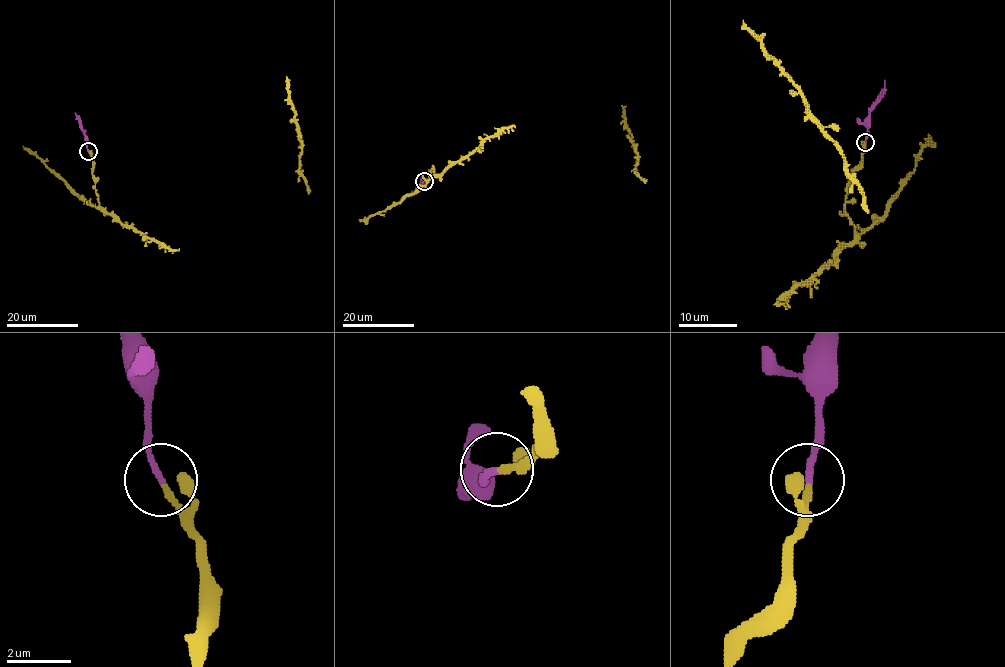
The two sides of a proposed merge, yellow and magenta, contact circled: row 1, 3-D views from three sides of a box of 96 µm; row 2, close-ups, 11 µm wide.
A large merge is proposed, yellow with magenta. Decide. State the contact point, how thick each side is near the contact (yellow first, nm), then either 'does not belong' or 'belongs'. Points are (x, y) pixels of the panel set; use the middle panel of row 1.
(424, 181) | 180/190 nm | belongs

